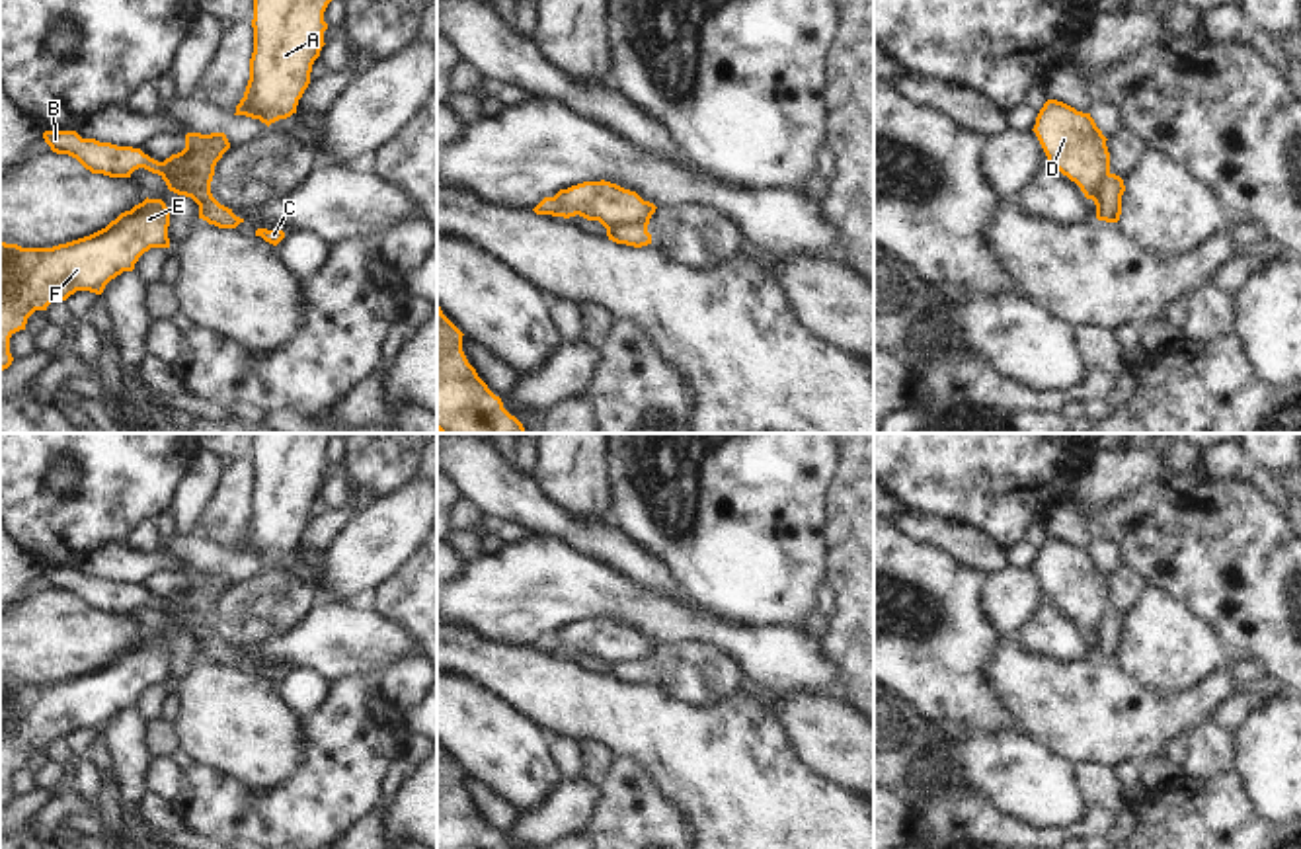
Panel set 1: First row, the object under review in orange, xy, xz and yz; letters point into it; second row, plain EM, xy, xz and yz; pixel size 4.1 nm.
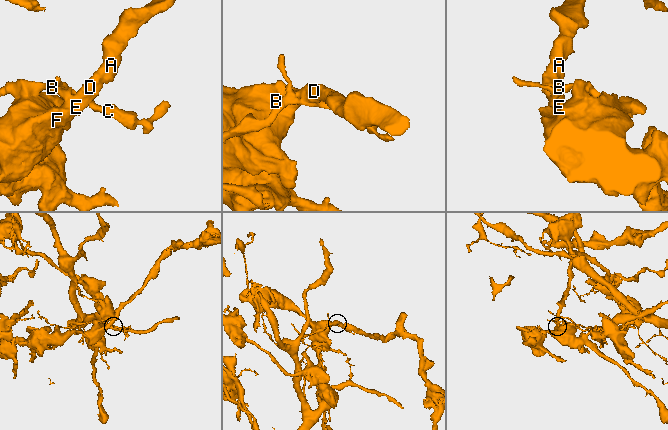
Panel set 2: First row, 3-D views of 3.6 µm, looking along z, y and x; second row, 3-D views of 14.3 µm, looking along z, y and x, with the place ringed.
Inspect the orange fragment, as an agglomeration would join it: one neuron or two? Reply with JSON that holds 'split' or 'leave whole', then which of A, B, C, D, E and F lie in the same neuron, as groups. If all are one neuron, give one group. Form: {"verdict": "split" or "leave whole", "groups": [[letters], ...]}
{"verdict": "split", "groups": [["A", "D", "E", "F"], ["B", "C"]]}

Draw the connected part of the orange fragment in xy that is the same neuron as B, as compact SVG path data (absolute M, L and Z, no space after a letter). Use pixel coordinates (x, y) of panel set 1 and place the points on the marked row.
M45 131L45 142L57 154L68 154L76 158L92 174L103 174L109 178L131 178L138 168L144 168L162 178L181 182L191 199L199 205L199 219L218 228L236 228L244 219L236 217L232 209L220 205L209 183L201 183L164 162L158 162L144 154L140 148L117 146L111 142L99 142L96 139L82 139L76 131Z

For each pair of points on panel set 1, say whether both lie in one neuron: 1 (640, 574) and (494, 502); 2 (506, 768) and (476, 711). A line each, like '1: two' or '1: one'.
1: one
2: one

